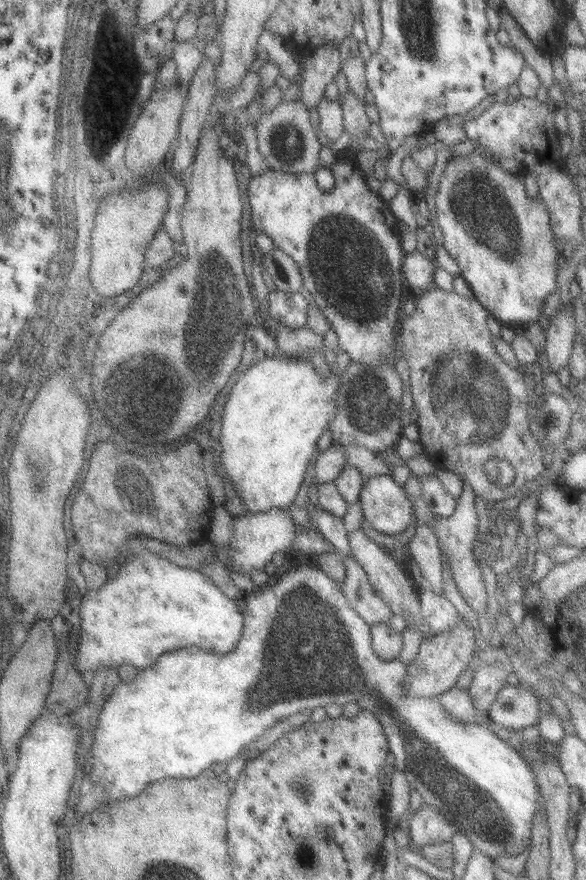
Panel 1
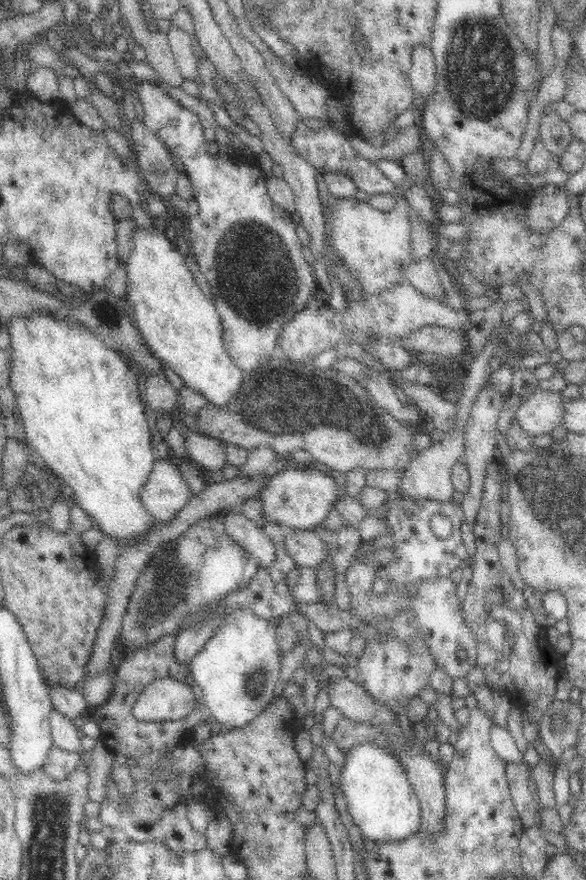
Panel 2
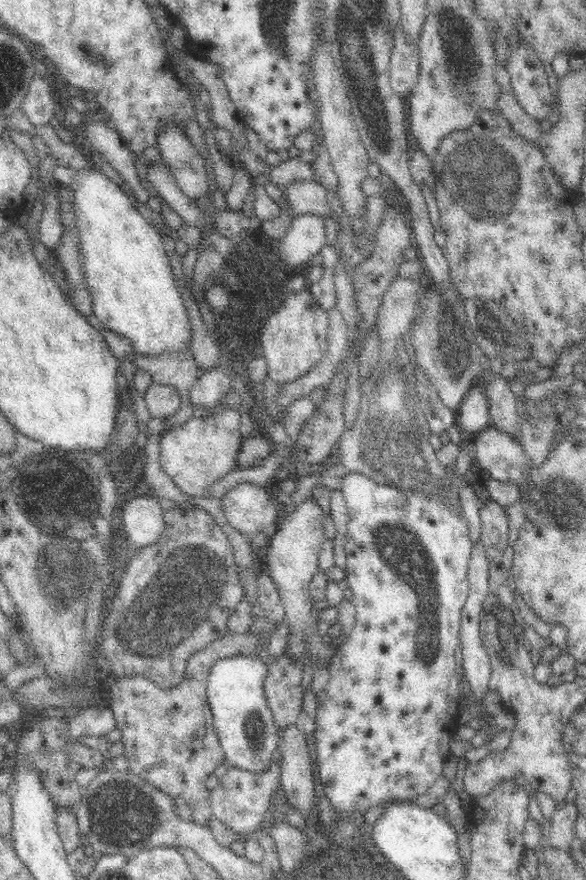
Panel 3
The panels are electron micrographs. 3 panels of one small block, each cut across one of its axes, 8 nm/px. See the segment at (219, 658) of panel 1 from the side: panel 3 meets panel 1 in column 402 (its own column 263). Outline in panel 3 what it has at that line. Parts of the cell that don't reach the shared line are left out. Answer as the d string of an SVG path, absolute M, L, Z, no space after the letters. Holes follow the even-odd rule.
M236 655L219 660L212 667L207 686L213 725L225 760L231 767L255 775L265 773L273 765L280 747L277 724L263 689L266 670L266 664L256 657Z

